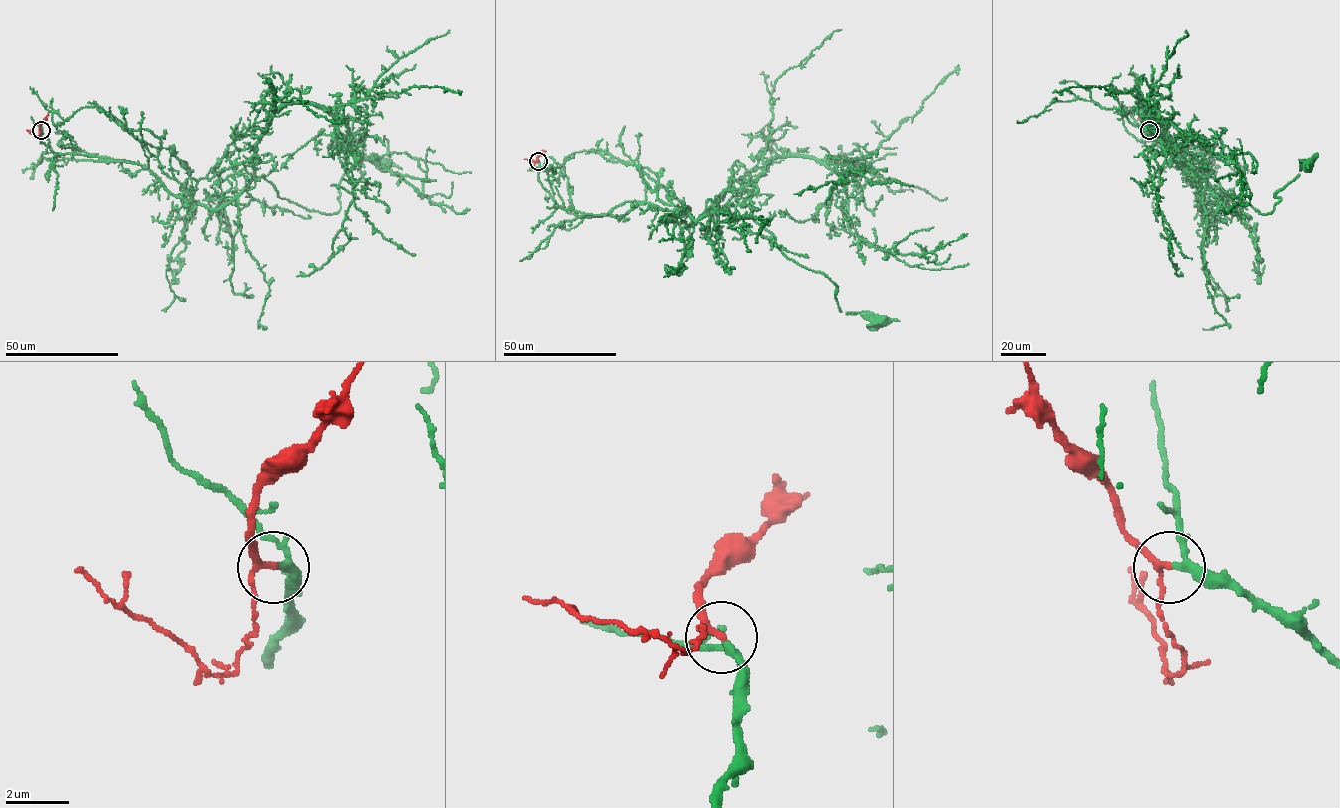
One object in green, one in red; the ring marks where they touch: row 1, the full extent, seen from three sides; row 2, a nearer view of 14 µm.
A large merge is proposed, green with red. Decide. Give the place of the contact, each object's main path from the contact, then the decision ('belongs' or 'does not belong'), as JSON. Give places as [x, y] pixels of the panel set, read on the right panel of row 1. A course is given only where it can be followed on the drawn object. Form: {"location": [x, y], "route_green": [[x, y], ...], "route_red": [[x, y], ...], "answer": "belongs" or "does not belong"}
{"location": [1149, 130], "route_green": [[1149, 130], [1203, 156], [1190, 167], [1200, 209], [1211, 177], [1269, 214], [1299, 159], [1308, 164]], "route_red": [[1149, 130], [1138, 113]], "answer": "belongs"}

